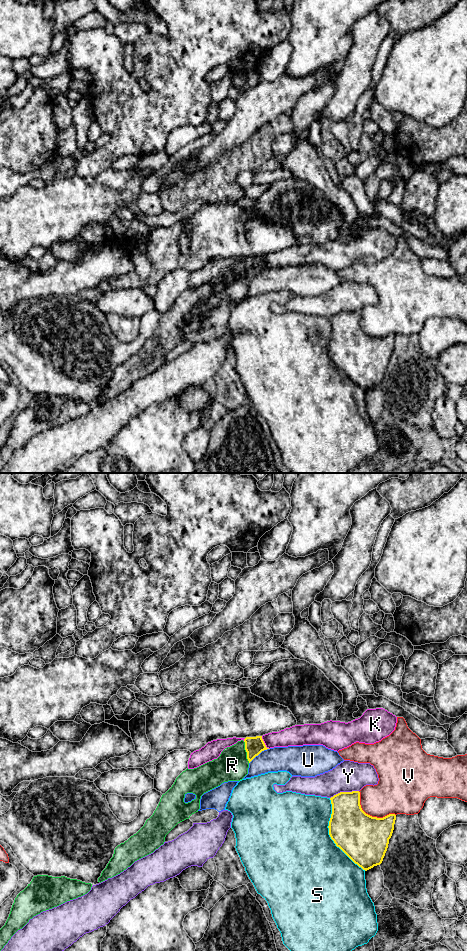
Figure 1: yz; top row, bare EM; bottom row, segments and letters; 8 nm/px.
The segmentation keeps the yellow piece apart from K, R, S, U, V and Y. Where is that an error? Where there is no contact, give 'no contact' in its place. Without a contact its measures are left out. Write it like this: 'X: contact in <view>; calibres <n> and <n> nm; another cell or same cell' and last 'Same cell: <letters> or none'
K: contact in yz; calibres 150 and 160 nm; another cell
R: contact in yz; calibres 150 and 260 nm; same cell
S: contact in yz; calibres 380 and 500 nm; another cell
U: contact in yz; calibres 150 and 190 nm; another cell
V: contact in yz; calibres 380 and 300 nm; another cell
Y: contact in yz; calibres 300 and 240 nm; another cell
Same cell: R

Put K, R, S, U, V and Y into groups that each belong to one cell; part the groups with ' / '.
K / R / S / U / V Y

